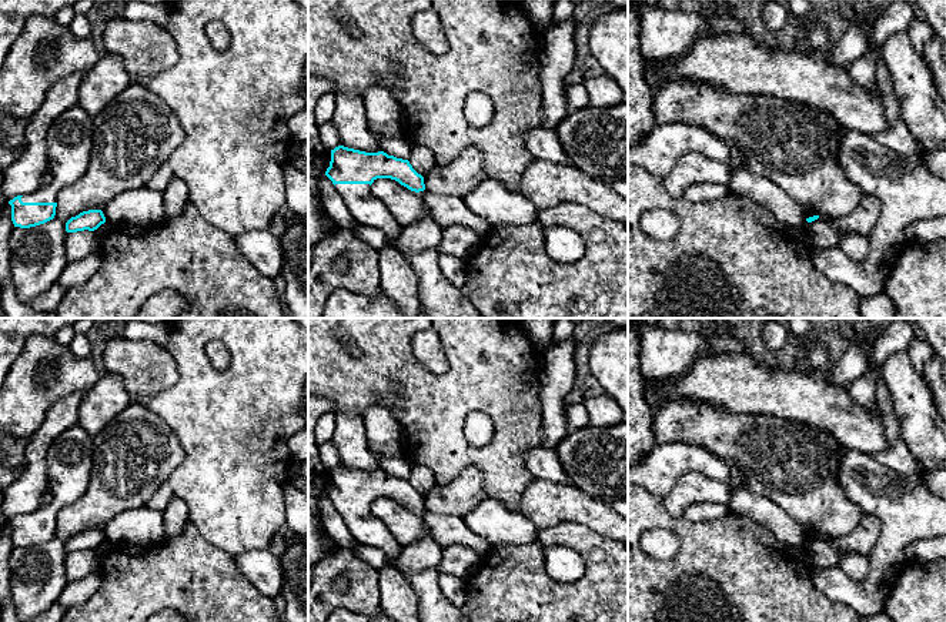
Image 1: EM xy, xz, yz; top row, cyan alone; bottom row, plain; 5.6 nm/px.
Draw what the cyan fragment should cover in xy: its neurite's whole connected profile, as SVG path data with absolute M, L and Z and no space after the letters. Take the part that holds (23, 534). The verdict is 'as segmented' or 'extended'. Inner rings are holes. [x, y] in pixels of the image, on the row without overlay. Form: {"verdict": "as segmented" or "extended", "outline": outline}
{"verdict": "extended", "outline": "M78 424L50 442L46 466L53 502L9 521L14 546L30 548L54 538L57 514L77 502L88 488L93 451L93 437Z"}

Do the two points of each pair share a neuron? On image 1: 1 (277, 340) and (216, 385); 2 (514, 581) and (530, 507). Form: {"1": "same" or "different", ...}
{"1": "same", "2": "different"}

